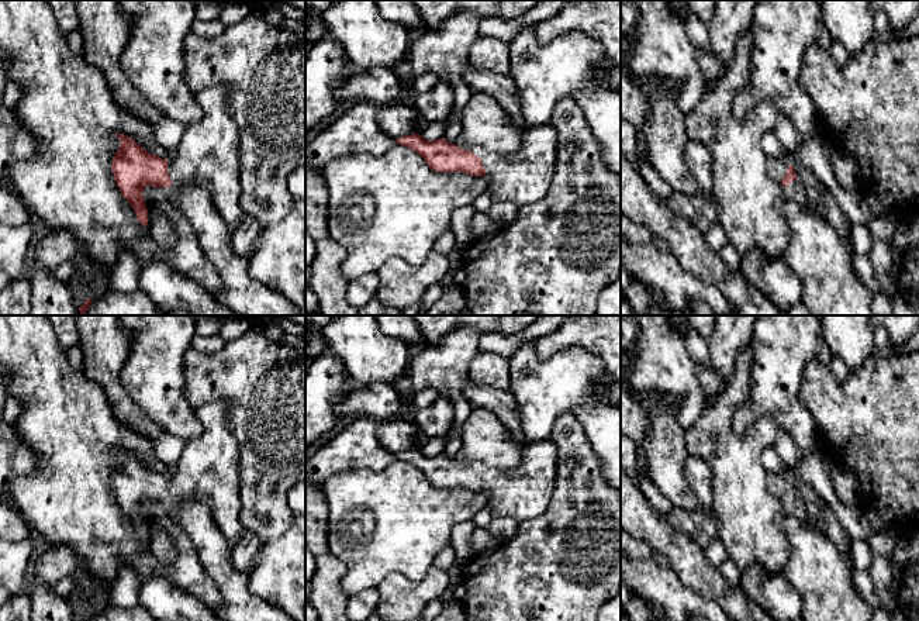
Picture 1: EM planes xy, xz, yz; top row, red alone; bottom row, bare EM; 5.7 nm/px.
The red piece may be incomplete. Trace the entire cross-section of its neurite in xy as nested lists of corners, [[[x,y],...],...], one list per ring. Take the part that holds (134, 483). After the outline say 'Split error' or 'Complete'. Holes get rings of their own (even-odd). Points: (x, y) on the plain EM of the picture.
[[[213,401],[196,410],[203,432],[186,444],[176,470],[169,476],[149,469],[134,453],[115,449],[121,458],[111,486],[121,510],[144,542],[148,541],[142,513],[145,501],[200,501],[210,508],[229,545],[243,535],[239,518],[239,445],[228,425],[228,407],[228,401]]]. Split error

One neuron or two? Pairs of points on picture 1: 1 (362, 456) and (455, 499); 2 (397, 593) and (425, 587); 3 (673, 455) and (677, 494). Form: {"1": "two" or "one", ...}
{"1": "two", "2": "one", "3": "one"}

